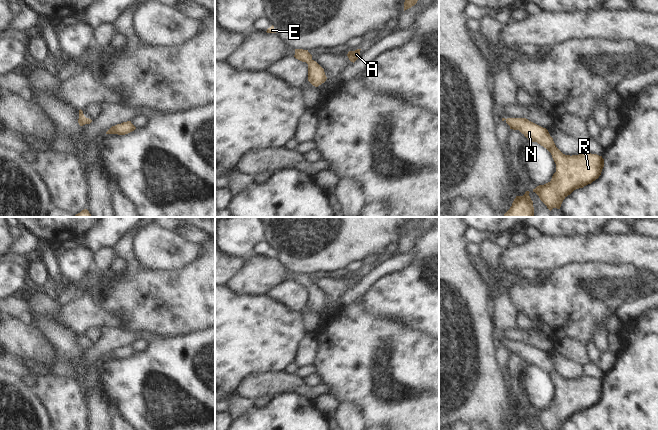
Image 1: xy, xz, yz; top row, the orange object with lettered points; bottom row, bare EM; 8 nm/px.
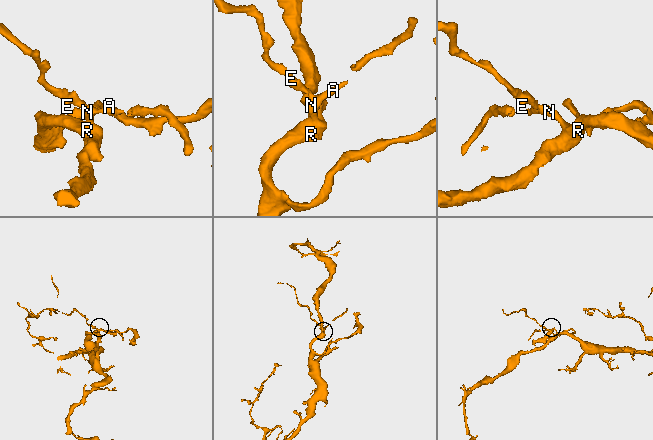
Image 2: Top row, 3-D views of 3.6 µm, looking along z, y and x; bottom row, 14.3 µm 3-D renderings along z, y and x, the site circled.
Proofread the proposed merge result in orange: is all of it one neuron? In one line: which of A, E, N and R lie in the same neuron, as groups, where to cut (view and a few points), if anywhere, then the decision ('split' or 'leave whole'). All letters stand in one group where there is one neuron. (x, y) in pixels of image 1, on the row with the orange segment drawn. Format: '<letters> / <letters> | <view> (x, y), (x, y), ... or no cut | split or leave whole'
A E N R | no cut | leave whole

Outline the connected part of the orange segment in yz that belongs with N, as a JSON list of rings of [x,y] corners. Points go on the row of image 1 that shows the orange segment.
[[[502,118],[504,120],[510,129],[519,130],[529,142],[537,142],[551,153],[556,172],[550,182],[533,189],[550,211],[560,209],[563,200],[574,190],[591,184],[601,175],[602,156],[585,151],[579,155],[565,155],[556,147],[546,128],[526,118]]]

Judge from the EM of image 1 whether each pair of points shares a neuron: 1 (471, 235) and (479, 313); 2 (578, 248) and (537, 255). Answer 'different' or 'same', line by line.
1: different
2: same

